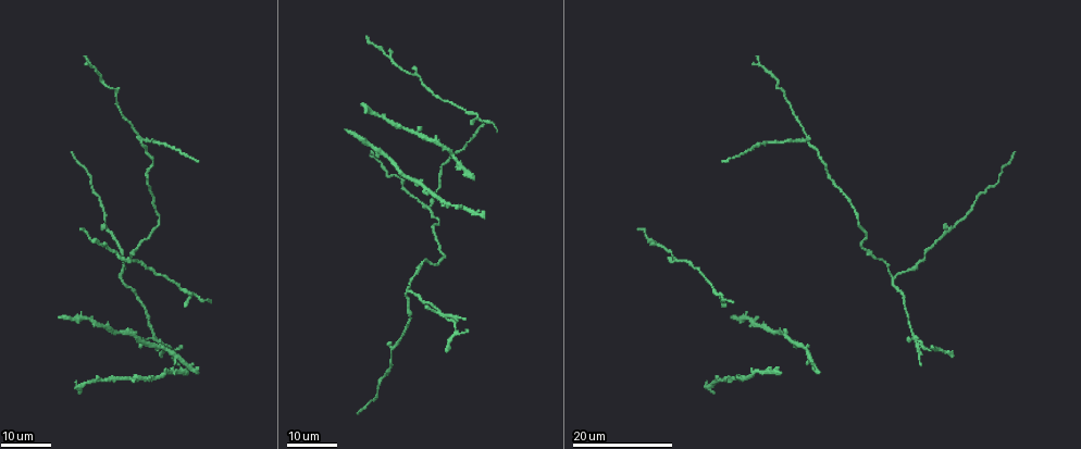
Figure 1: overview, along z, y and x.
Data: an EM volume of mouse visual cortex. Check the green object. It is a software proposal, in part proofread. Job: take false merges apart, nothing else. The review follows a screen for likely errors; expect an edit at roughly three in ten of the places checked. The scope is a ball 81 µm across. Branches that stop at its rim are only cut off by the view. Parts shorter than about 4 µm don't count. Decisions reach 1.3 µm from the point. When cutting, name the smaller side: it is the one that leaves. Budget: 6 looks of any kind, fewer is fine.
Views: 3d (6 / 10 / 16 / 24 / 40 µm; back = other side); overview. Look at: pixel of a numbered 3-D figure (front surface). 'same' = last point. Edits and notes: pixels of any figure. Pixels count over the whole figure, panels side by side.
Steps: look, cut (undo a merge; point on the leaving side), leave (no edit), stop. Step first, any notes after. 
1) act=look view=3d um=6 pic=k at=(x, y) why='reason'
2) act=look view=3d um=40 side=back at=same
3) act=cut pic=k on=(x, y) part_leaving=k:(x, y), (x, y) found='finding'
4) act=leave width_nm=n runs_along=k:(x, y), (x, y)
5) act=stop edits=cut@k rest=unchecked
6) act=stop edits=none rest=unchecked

act=look view=3d um=24 pic=1 at=(142, 141) why='three-way junction'

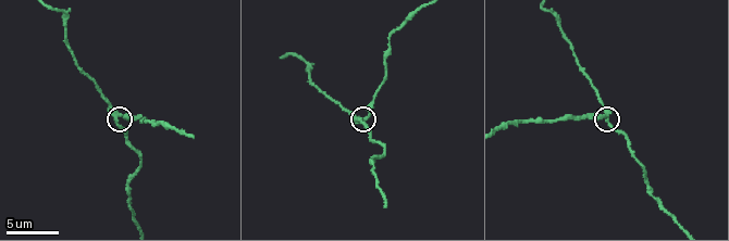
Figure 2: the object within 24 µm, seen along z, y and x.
act=look view=3d um=6 pic=2 at=(117, 114) why='closer look'

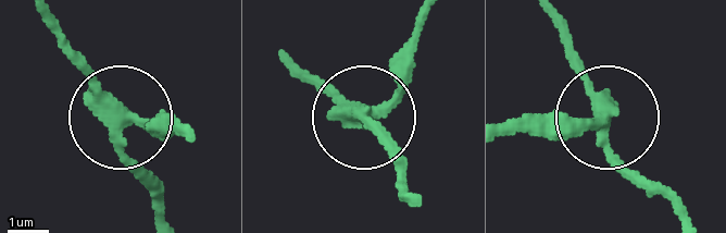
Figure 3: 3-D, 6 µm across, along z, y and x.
act=cut pic=3 on=(146, 130) width_nm=320 part_leaving=3:(126, 117), (175, 127) found='two neurons meet here'

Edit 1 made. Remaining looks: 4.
act=look view=3d um=16 pic=1 at=(123, 277) why='branch point'

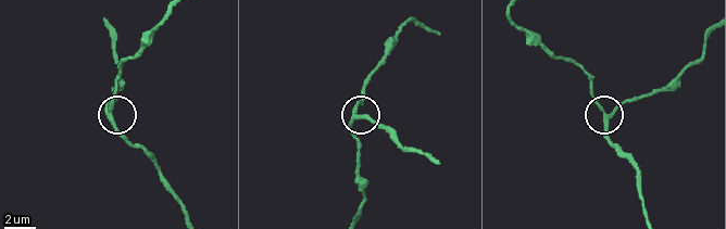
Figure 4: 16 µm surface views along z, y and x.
act=look view=3d um=10 pic=4 at=(609, 119) why='zoom in'

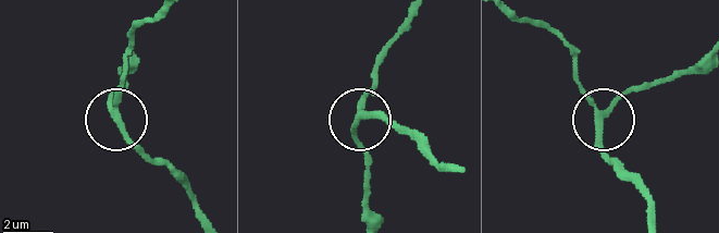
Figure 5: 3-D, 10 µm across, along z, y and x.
act=leave width_nm=220 runs_along=5:(519, 16), (562, 44), (604, 114), (654, 83) found='one neuron here'

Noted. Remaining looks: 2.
act=look view=3d um=24 pic=1 at=(438, 311)

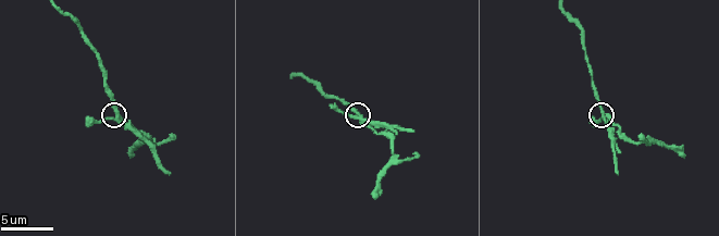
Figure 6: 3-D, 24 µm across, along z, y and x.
act=look view=3d um=6 pic=6 at=(355, 117)

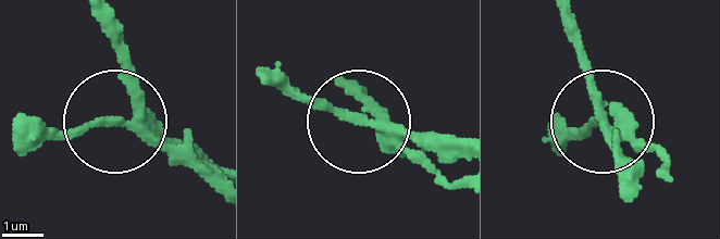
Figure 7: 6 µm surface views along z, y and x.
act=cut pic=7 on=(434, 172) arms=3 part_leaving=7:(398, 137), (457, 179) found='two neurons meet here'

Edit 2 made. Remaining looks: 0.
act=stop edits=cut@3,cut@7 rest=unchecked

